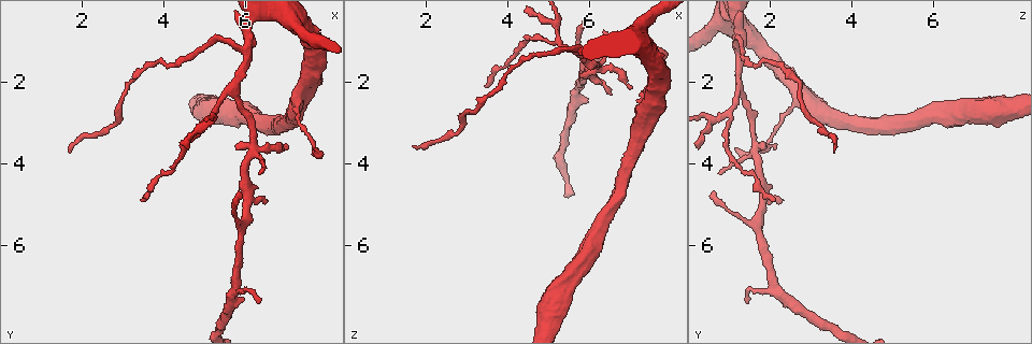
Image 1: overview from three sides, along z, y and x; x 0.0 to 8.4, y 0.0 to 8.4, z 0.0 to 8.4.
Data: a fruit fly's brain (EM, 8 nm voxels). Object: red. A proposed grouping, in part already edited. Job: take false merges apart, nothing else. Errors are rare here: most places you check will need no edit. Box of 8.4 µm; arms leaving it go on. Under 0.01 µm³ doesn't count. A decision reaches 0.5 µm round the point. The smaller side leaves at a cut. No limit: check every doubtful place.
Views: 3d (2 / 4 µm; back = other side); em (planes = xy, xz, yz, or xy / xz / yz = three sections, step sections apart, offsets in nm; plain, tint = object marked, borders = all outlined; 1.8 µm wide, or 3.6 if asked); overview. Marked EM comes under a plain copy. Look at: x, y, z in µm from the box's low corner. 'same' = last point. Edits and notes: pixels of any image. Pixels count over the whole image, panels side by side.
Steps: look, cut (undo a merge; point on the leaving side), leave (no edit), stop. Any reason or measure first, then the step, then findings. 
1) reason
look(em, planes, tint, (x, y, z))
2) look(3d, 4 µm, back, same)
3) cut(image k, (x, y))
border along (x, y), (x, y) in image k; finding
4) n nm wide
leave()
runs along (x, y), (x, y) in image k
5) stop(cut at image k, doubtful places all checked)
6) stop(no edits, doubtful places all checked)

two arms in line, one across
look(3d, 2 µm, (5.70, 2.10, 1.25))

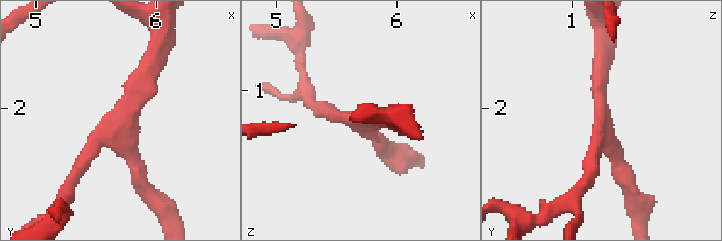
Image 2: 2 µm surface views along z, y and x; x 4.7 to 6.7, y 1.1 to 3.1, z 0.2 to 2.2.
look(em, xy, step 16, tint, (5.74, 2.04, 1.24))

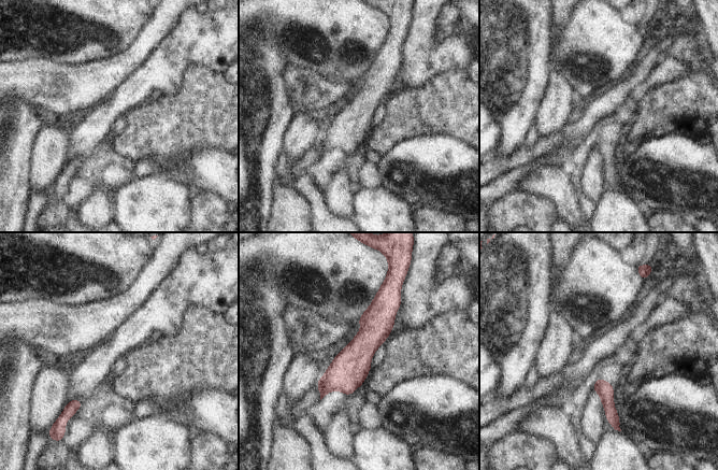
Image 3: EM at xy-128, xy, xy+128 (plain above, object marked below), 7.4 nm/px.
look(em, planes, borders, same)

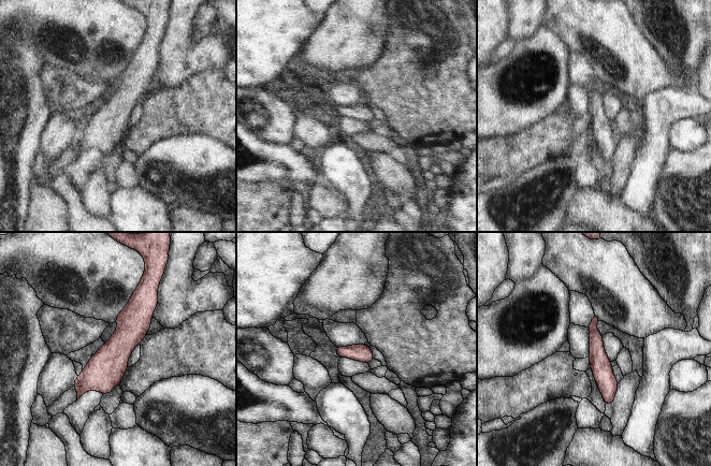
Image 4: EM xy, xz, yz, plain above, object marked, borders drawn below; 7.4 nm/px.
leave()
runs along (139, 292), (130, 333), (80, 392) in image 4; one neuron here

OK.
four or more arms meet
look(em, xz, step 16, tint, (5.20, 2.75, 1.05))

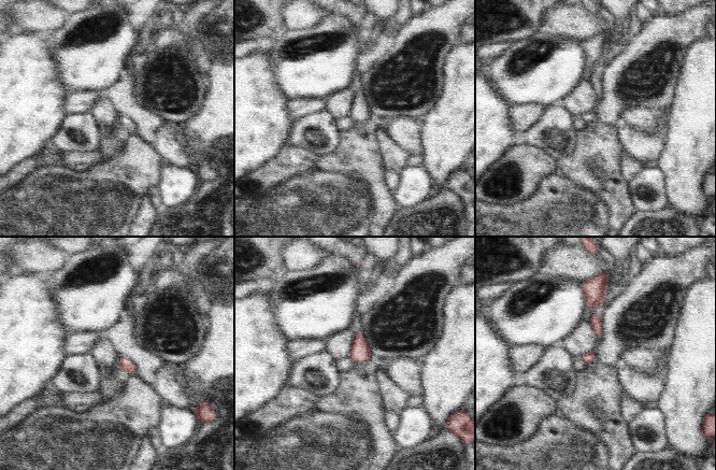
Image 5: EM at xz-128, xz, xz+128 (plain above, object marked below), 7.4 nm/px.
leave()
continuous, no second neuron

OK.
three arms meet
look(3d, 4 µm, (6.10, 1.20, 1.30))

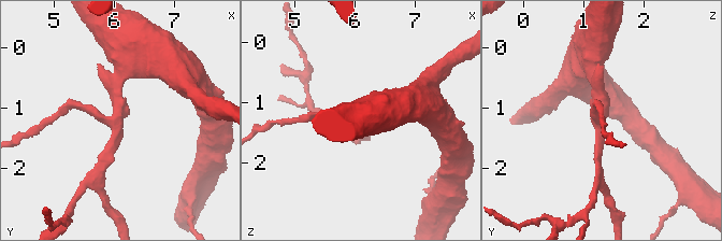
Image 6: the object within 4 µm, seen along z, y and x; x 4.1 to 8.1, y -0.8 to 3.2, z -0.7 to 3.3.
3 arms; shape alone is not enough
look(em, yz, step 8, borders, (6.05, 1.15, 1.30))

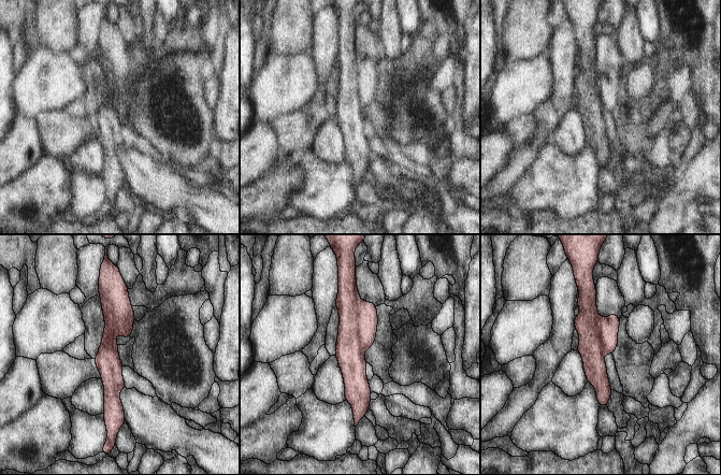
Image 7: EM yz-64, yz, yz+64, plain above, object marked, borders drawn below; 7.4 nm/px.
180 nm wide
leave()
runs along (348, 291), (357, 419) in image 7; all the same neuron

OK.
a fork
look(3d, 4 µm, back, (6.20, 3.65, 1.65))

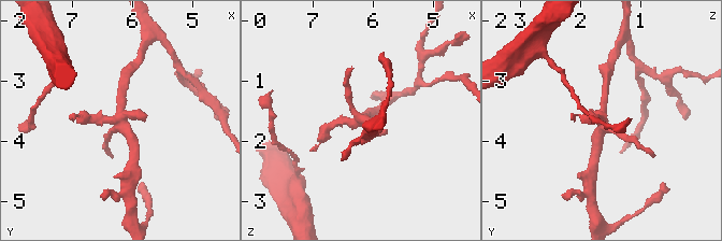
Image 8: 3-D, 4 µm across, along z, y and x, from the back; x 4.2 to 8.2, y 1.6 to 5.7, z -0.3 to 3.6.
look(em, planes, tint, (6.15, 3.65, 1.65))

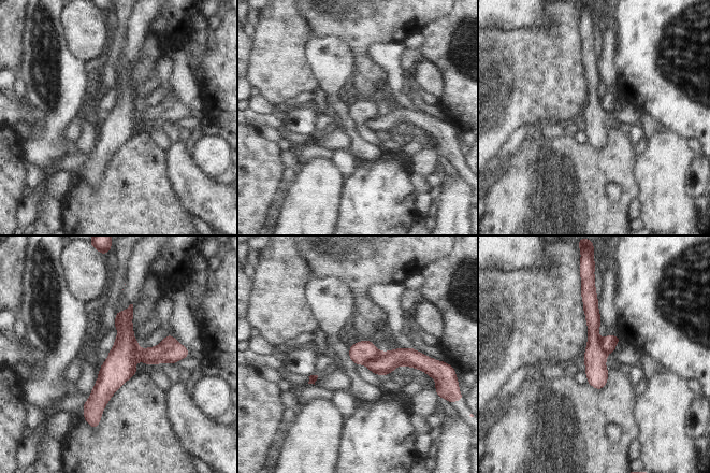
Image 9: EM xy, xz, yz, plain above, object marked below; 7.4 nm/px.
170 nm wide
cut(image 9, (387, 361))
a second neuron is stuck on

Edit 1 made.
stop(cut at image 9, doubtful places all checked)

